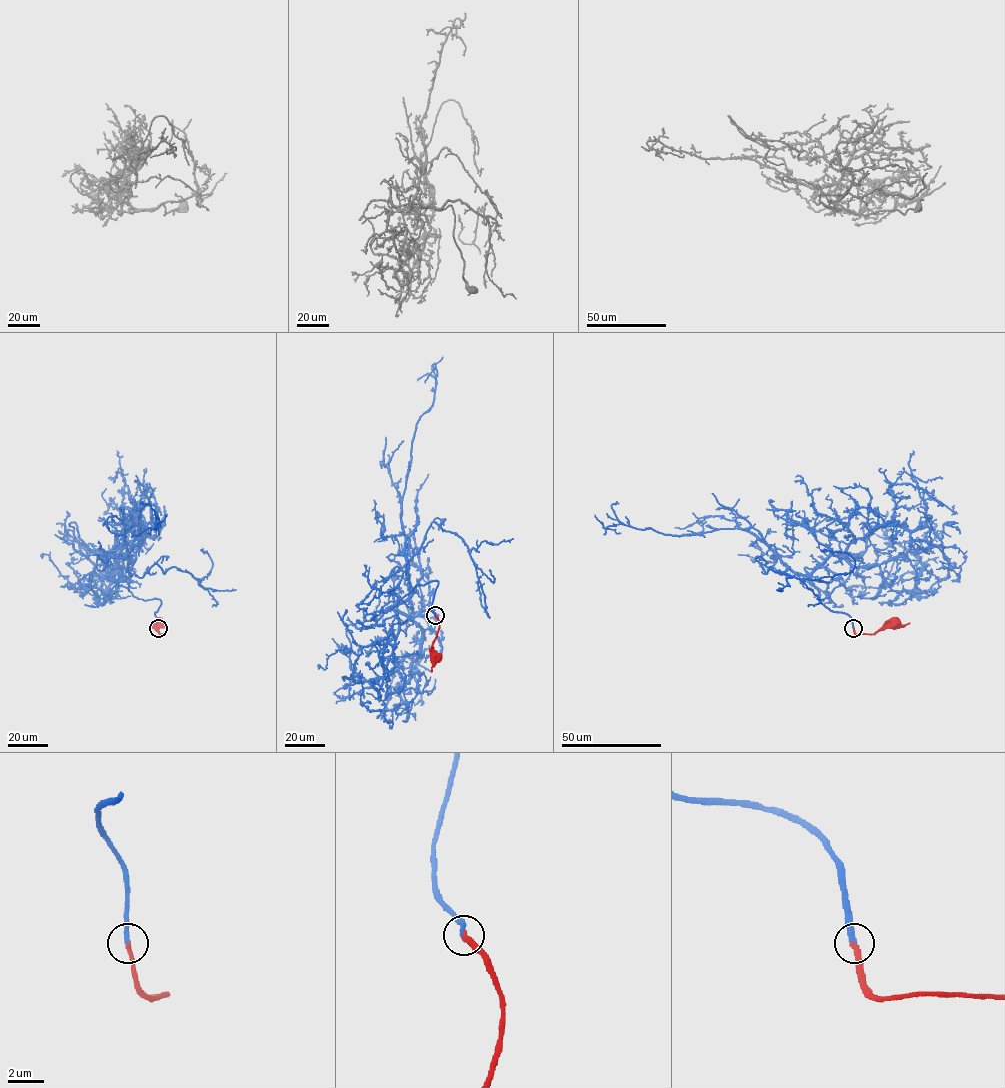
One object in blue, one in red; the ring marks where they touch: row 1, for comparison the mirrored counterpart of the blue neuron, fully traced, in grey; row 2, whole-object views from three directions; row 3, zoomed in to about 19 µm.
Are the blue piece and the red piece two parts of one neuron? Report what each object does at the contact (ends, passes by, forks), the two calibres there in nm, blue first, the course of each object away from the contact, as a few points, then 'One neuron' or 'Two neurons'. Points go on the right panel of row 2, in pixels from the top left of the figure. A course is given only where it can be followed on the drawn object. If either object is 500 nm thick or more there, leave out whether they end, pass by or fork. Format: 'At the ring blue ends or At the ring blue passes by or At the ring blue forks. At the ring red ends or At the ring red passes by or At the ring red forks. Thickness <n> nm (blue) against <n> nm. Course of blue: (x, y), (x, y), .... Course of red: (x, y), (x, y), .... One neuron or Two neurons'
At the ring blue ends. At the ring red ends. Thickness 260 nm (blue) against 260 nm. Course of blue: (853, 628), (819, 600), (842, 585), (847, 558), (801, 574), (746, 530), (663, 534), (605, 528), (595, 515). Course of red: (853, 628), (856, 634), (874, 634), (896, 624). One neuron

